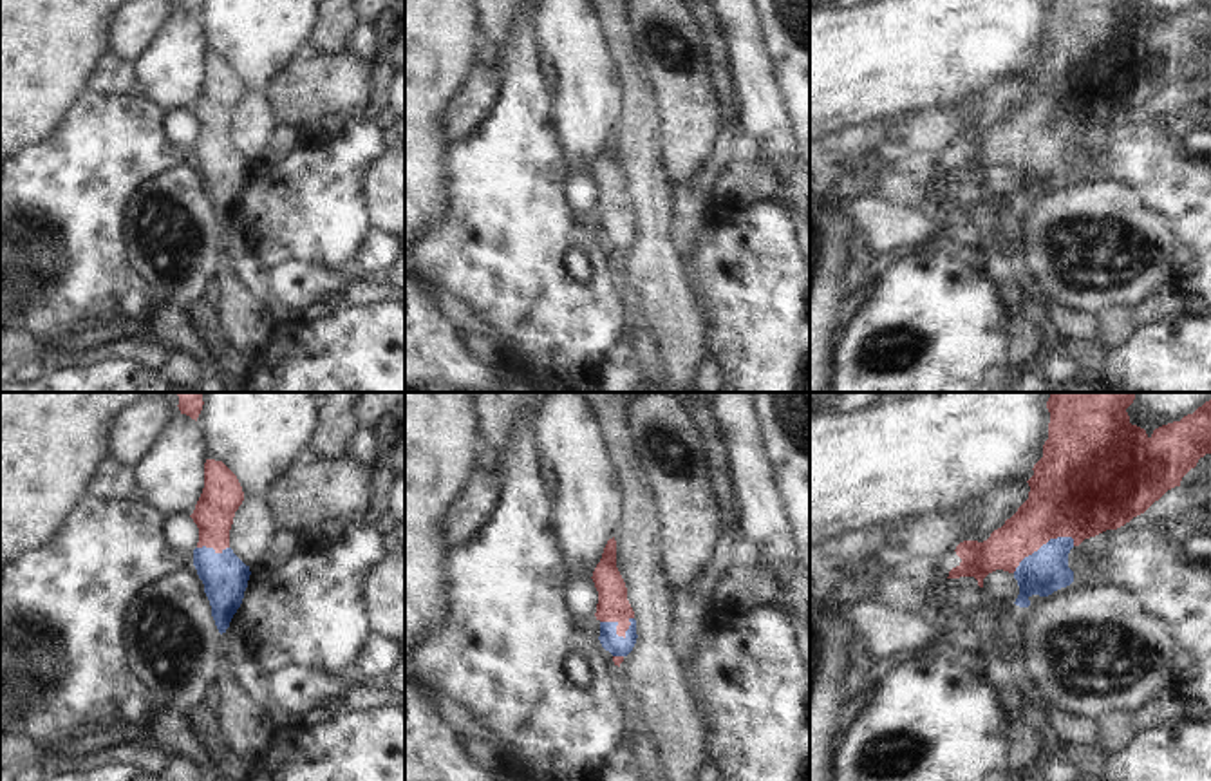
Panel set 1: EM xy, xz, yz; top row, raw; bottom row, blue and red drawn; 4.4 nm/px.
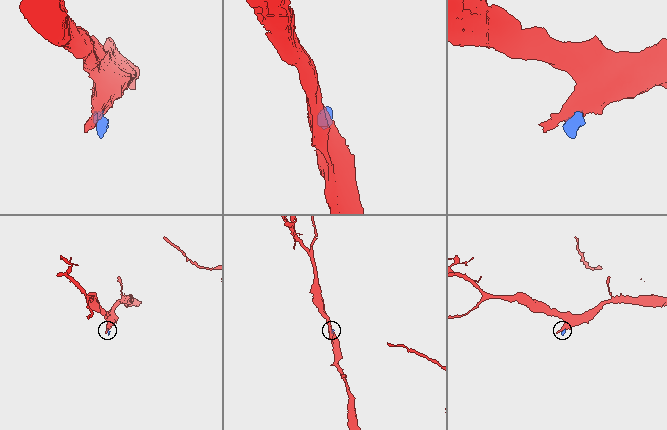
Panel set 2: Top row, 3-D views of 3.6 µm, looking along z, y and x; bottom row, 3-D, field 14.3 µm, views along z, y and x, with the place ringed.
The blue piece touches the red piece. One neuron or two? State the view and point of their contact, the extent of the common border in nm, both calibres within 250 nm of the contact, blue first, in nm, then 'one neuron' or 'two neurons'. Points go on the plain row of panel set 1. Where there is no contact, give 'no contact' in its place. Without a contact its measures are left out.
meets blue in yz at (1043, 140); contact 320 nm long; 200 nm thick on the blue side, 360 nm on the other; one neuron

